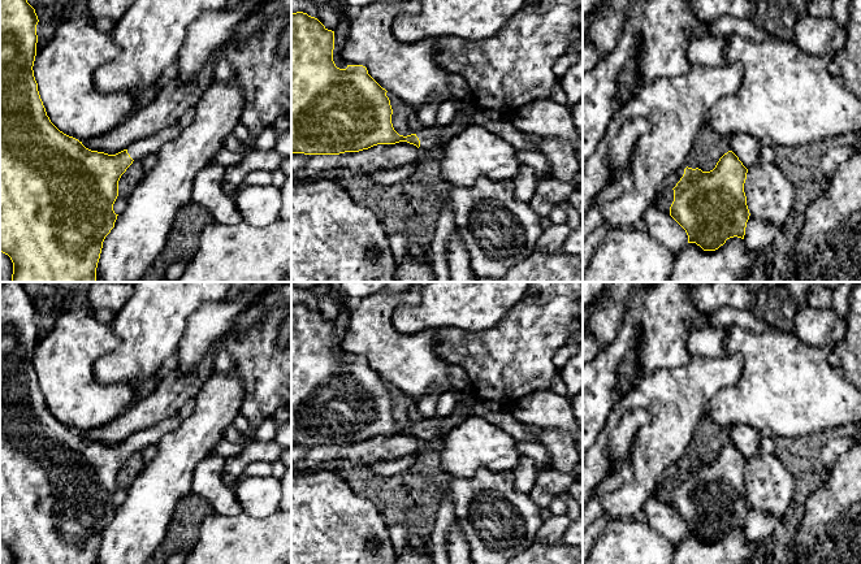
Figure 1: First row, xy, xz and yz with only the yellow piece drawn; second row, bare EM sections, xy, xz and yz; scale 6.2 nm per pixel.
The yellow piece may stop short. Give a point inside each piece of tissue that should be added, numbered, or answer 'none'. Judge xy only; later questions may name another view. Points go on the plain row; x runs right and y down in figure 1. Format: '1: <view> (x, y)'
1: xy (141, 439)

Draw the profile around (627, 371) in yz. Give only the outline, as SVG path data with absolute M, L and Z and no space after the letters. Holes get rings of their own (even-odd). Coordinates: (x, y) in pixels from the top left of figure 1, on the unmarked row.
M633 350L627 353L626 359L622 361L619 366L619 378L622 382L632 386L632 390L636 389L640 379L636 376L637 369L637 351Z

